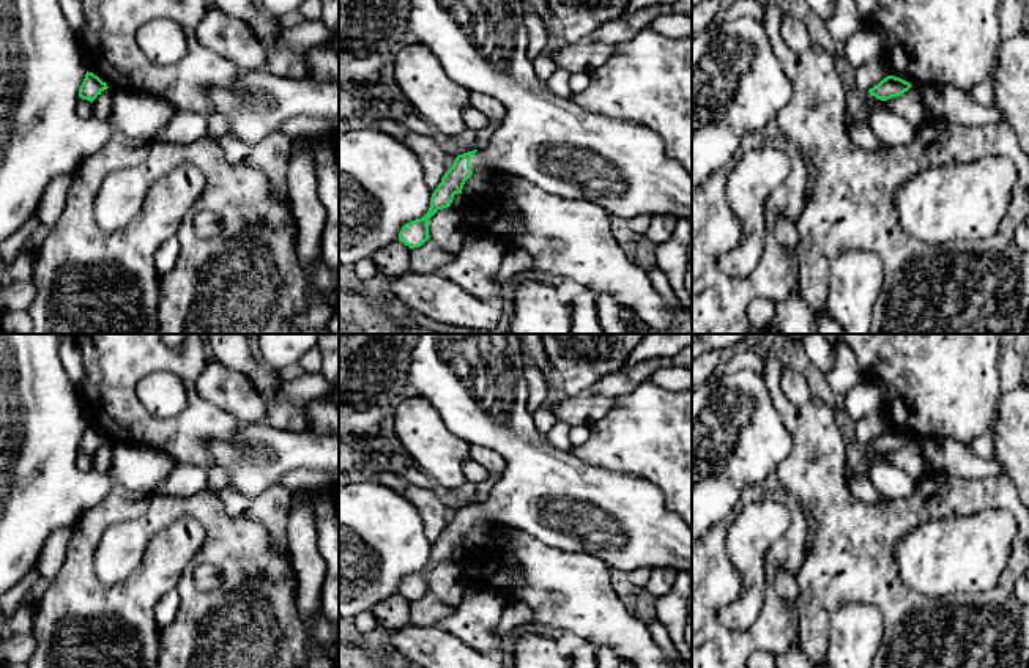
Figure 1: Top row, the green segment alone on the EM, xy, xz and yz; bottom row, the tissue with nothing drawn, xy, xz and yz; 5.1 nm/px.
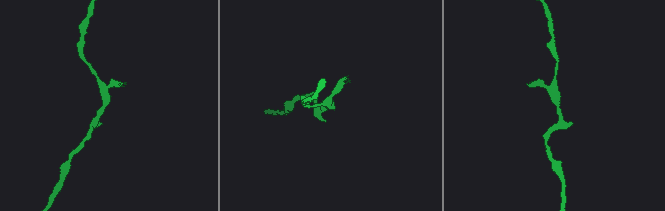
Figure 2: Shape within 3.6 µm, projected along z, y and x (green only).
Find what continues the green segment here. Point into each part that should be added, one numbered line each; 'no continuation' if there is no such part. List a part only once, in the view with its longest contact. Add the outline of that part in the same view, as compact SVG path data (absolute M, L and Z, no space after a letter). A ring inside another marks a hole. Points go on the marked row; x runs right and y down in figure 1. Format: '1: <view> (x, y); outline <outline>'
1: xz (552, 142); outline M413 0L408 27L416 43L425 46L446 74L470 91L498 99L506 107L501 126L488 145L470 159L470 169L488 167L523 178L544 191L569 200L589 200L610 217L630 221L637 216L673 214L692 222L692 175L667 156L663 139L643 124L627 123L589 112L575 99L553 95L534 74L528 55L523 0Z

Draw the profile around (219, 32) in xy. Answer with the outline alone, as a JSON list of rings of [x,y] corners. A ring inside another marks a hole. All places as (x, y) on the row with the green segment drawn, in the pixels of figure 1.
[[[213,5],[199,22],[197,39],[206,49],[232,61],[240,74],[252,72],[266,65],[266,47],[251,27]]]

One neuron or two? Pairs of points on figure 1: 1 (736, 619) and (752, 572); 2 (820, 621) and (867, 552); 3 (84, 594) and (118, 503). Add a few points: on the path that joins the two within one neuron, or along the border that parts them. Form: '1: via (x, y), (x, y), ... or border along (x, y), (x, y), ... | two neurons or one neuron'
1: via (746, 608), (752, 597), (752, 583) | one neuron
2: via (820, 604), (820, 599), (850, 569) | one neuron
3: via (84, 572), (84, 539), (96, 525) | one neuron

